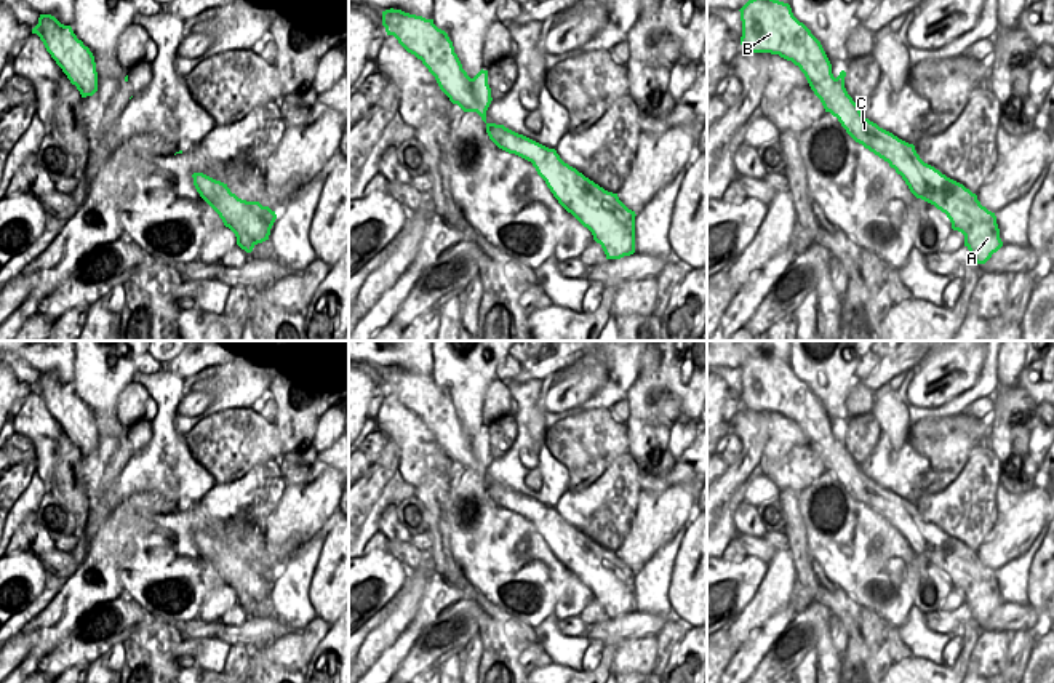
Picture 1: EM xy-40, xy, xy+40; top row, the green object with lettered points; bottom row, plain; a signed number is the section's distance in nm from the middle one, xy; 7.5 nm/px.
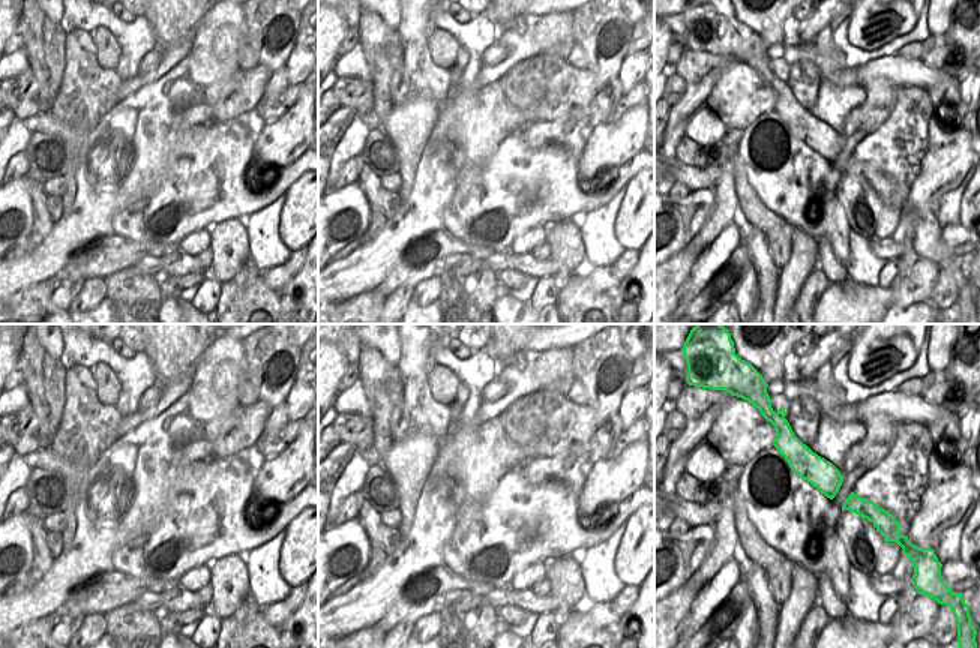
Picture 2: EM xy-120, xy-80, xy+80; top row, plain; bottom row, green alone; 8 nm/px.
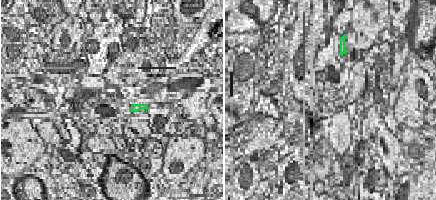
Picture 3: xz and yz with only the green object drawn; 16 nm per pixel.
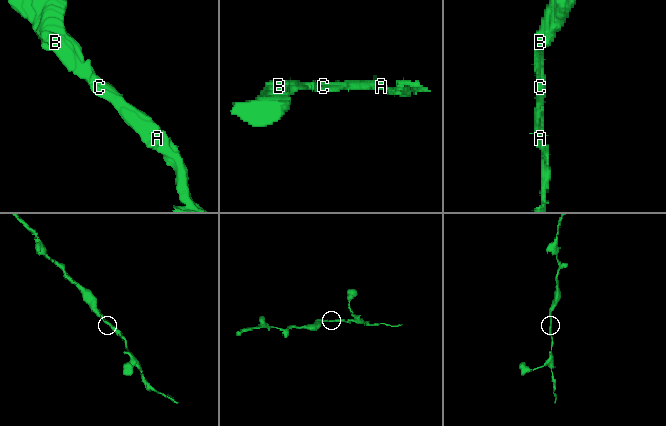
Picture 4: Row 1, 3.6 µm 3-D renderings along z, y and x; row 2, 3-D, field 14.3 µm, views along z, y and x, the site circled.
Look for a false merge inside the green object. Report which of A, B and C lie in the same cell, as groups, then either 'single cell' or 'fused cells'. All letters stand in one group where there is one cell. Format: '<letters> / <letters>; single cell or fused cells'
A B C; single cell

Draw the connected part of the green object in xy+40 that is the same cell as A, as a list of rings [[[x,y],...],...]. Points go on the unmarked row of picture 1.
[[[755,355],[739,369],[742,406],[779,413],[798,424],[825,470],[836,475],[856,501],[888,520],[916,557],[947,573],[952,587],[964,593],[972,621],[985,622],[1003,605],[995,571],[982,565],[976,552],[924,521],[913,502],[862,473],[844,446],[846,430],[833,435],[820,400],[793,374],[789,361]]]

